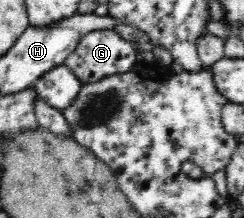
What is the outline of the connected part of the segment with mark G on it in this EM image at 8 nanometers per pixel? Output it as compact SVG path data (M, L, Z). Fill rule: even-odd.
M94 30L82 35L78 45L72 53L66 56L63 64L76 75L82 85L102 81L104 77L112 77L122 73L128 73L138 64L136 50L130 42L122 38L116 30Z

